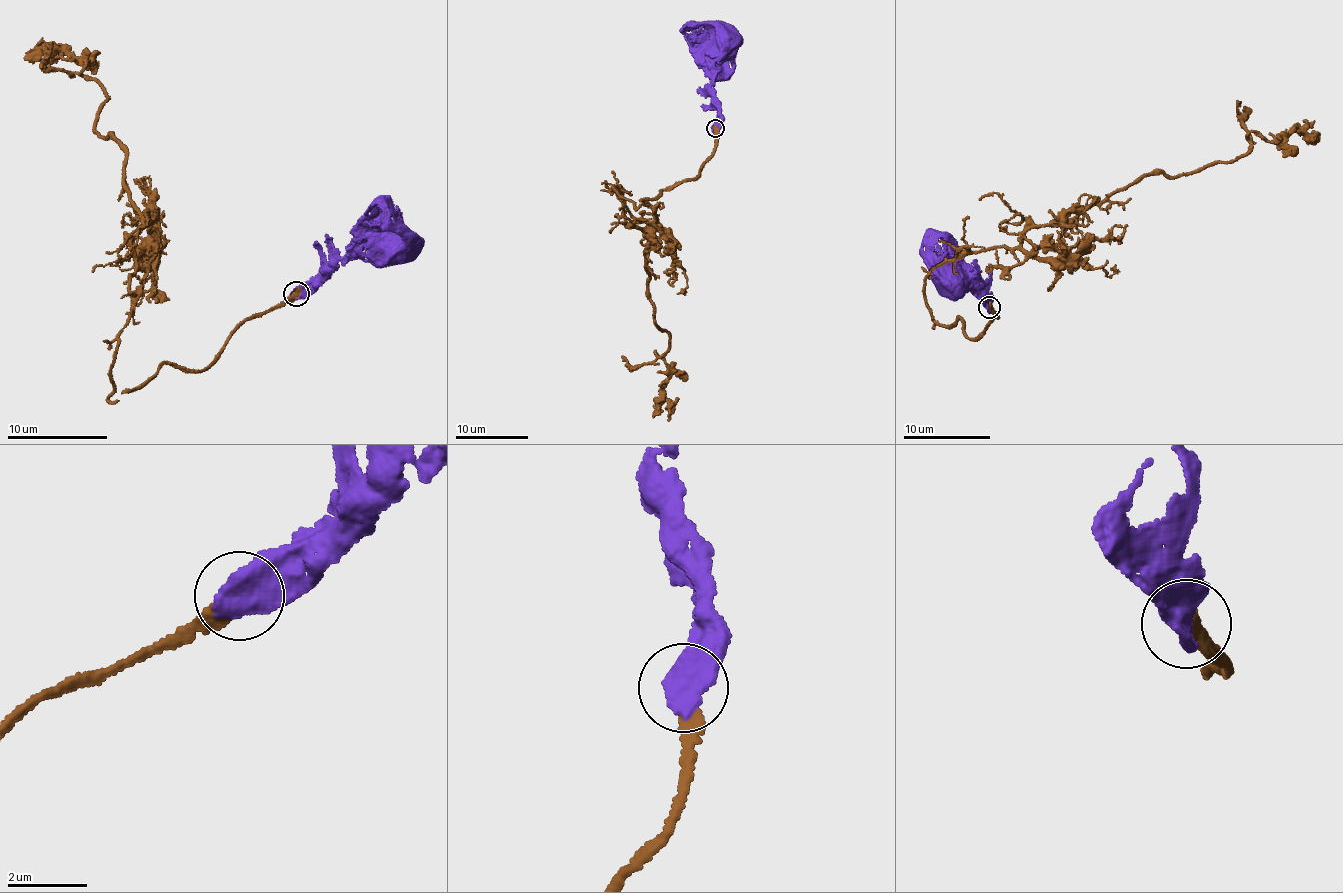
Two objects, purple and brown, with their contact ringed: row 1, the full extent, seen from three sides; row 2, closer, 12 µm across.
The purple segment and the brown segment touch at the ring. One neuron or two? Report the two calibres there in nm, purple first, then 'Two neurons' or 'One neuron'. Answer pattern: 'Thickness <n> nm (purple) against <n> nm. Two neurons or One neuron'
Thickness 600 nm (purple) against 340 nm. Two neurons

